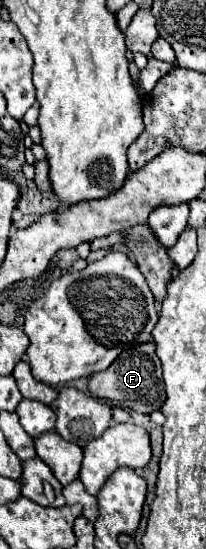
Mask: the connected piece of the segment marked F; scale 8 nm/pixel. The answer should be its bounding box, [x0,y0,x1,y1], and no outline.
[89,342,165,414]

